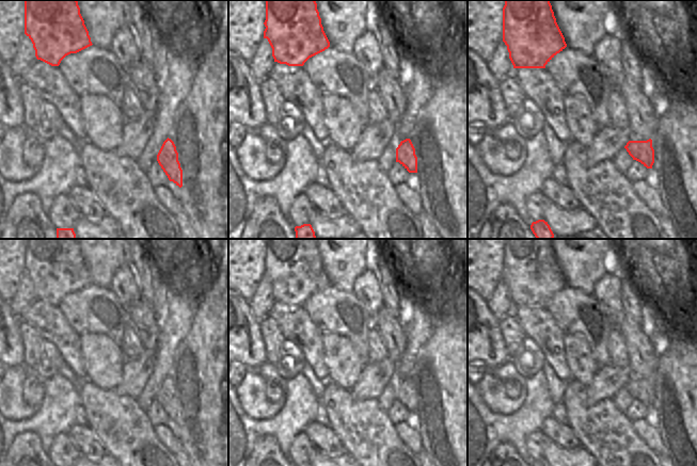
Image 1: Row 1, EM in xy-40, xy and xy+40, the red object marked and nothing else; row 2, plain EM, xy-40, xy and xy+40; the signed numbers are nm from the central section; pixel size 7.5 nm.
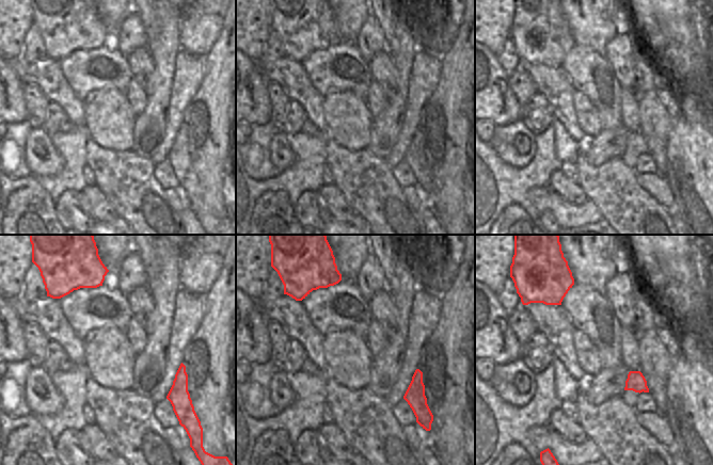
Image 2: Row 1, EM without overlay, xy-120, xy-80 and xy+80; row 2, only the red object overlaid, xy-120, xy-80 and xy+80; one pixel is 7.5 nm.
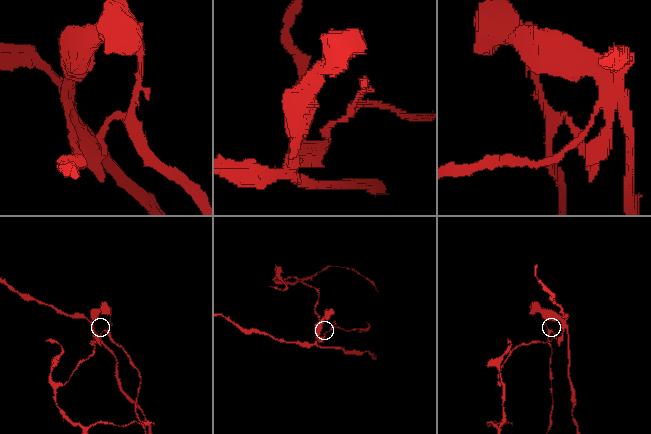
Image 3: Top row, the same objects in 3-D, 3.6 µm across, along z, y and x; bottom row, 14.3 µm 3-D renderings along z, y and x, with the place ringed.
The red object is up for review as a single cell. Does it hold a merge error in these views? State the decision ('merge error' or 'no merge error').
merge error

